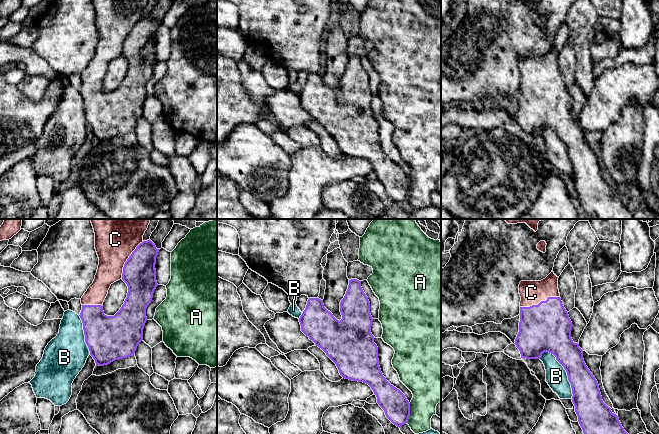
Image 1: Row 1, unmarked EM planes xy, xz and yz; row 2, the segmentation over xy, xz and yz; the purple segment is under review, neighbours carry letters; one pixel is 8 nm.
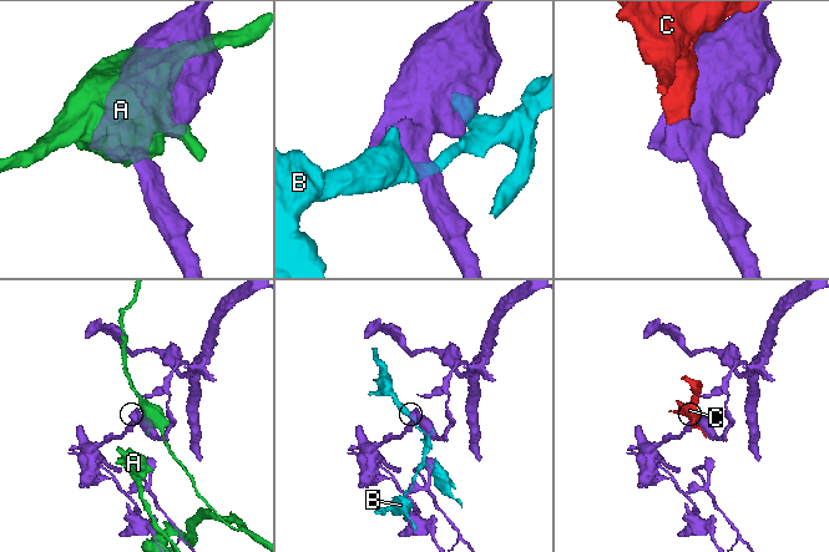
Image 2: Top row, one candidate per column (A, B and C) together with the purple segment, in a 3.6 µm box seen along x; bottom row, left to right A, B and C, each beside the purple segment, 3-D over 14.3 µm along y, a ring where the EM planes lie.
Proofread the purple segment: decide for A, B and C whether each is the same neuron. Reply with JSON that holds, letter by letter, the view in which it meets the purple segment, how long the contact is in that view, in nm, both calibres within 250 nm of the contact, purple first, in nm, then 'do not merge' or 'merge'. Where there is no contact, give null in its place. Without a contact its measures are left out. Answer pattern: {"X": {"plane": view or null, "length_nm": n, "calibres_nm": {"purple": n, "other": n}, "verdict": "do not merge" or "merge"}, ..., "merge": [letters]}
{"A": {"plane": "xz", "length_nm": 160, "calibres_nm": {"purple": 200, "other": 260}, "verdict": "do not merge"}, "B": {"plane": "yz", "length_nm": 440, "calibres_nm": {"purple": 220, "other": 180}, "verdict": "do not merge"}, "C": {"plane": "yz", "length_nm": 340, "calibres_nm": {"purple": 400, "other": 190}, "verdict": "merge"}, "merge": ["C"]}

